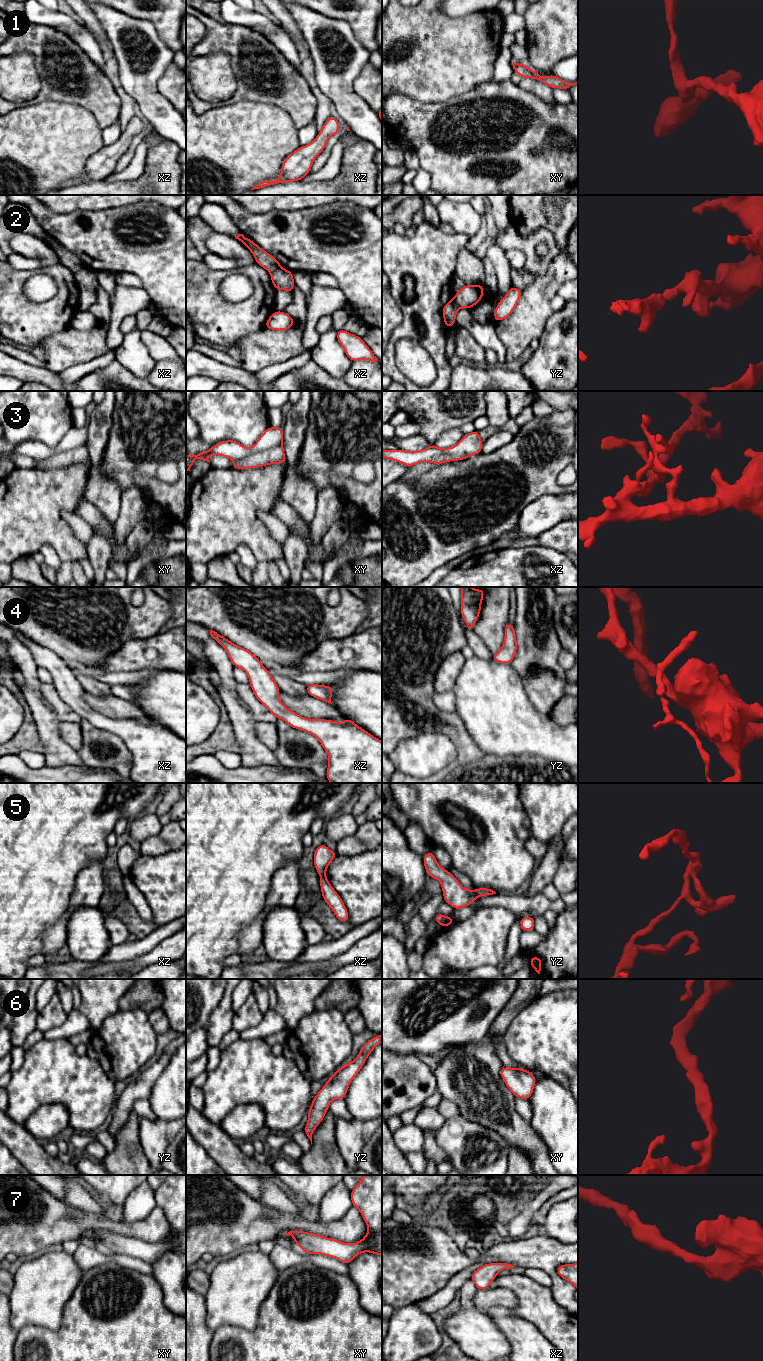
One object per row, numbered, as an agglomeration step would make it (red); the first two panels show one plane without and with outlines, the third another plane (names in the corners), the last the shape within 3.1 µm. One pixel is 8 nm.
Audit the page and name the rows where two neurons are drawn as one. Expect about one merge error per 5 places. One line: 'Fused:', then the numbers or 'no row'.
Fused: 2, 5

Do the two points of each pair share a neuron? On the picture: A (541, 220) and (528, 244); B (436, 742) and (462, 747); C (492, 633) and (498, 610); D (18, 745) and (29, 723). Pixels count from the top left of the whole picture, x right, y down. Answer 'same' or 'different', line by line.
A: different
B: different
C: same
D: same

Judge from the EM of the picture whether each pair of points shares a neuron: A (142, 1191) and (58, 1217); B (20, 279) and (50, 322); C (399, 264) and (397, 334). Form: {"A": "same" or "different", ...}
{"A": "different", "B": "same", "C": "same"}

